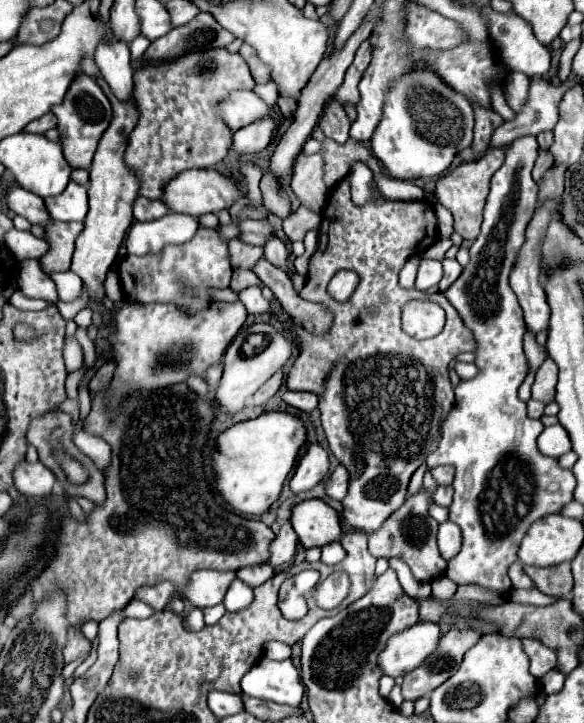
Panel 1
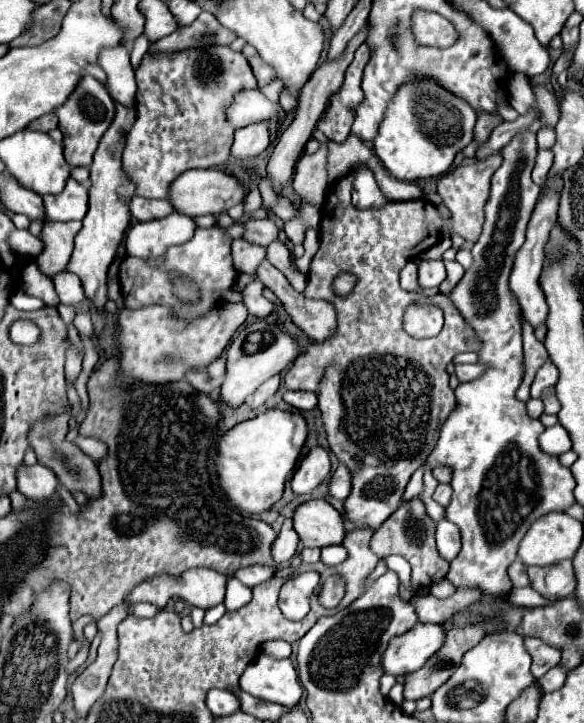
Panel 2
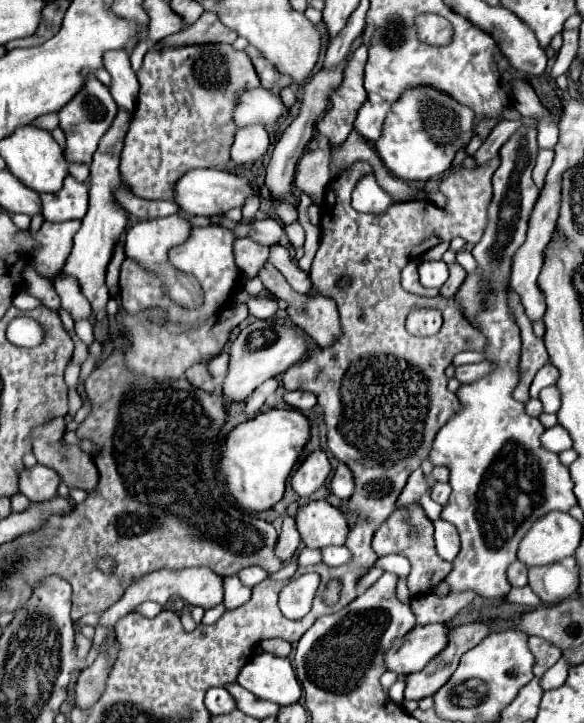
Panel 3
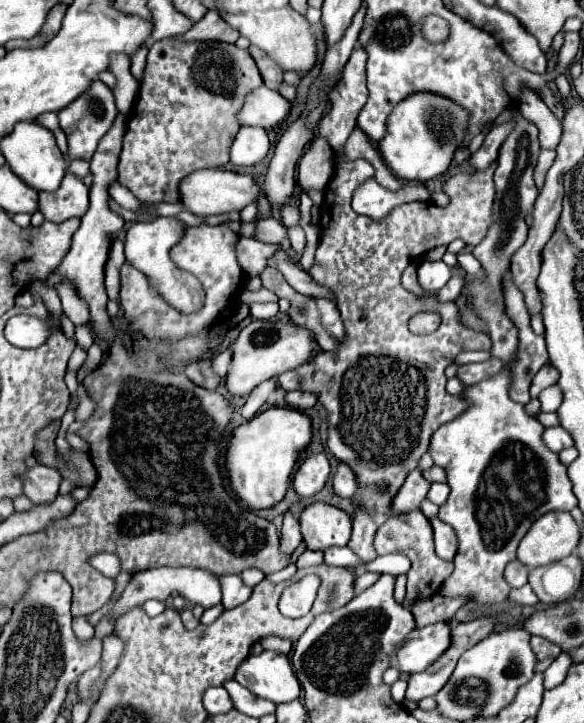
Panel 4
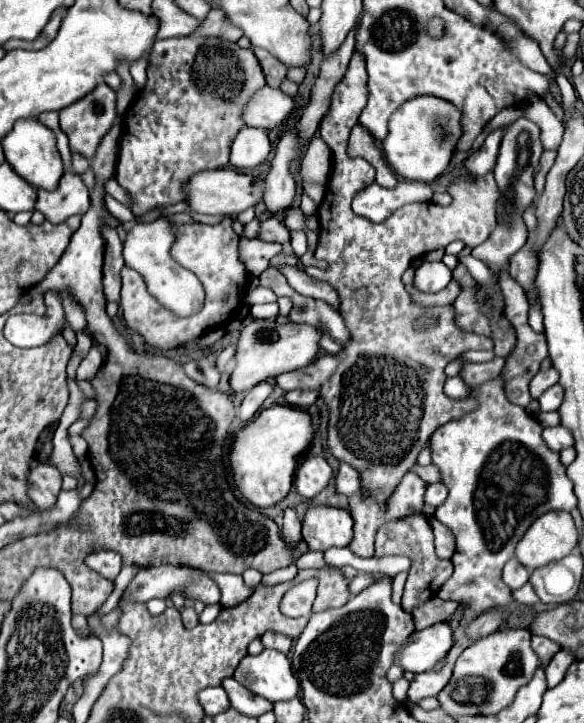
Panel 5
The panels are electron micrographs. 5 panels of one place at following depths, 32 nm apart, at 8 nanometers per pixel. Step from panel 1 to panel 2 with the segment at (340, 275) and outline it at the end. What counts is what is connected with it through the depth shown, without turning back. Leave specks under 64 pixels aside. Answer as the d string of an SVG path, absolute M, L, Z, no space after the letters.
M340 272L340 274L336 276L336 280L334 280L332 290L334 290L334 294L336 294L336 296L344 298L346 294L350 294L350 292L352 292L352 288L354 288L354 286L356 286L356 276L354 276L354 274L350 274L350 272Z

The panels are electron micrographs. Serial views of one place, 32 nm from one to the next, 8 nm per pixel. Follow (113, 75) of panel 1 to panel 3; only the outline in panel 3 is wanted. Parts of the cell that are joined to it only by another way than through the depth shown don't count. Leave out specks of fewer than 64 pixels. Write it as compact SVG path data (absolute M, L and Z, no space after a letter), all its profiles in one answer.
M120 50L104 52L104 68L112 76L110 92L112 92L112 98L116 100L116 104L120 108L134 110L134 102L136 102L136 94L138 94L138 80L130 68L128 52L120 52Z

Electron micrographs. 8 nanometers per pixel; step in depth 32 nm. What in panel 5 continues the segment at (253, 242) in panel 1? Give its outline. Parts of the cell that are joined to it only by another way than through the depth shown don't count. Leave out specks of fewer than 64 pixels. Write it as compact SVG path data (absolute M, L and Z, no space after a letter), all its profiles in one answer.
M270 216L270 218L260 222L258 238L264 240L264 242L280 242L280 244L284 244L290 238L290 230L278 218Z

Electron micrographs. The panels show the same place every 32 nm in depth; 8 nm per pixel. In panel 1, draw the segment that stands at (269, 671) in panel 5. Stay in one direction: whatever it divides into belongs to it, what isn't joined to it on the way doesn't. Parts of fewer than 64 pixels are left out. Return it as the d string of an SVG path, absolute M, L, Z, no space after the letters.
M262 658L242 678L242 692L278 704L300 706L304 698L304 684L292 660L276 662L276 660Z

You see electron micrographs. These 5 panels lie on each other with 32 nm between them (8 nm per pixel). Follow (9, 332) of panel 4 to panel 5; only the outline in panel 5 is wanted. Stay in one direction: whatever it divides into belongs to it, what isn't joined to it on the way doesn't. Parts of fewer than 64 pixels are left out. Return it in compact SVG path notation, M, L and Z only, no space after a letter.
M48 290L42 296L44 296L46 306L46 314L42 319L23 314L16 314L8 318L4 327L4 336L14 346L20 346L20 348L42 346L50 338L62 332L66 324L66 317L58 294Z

